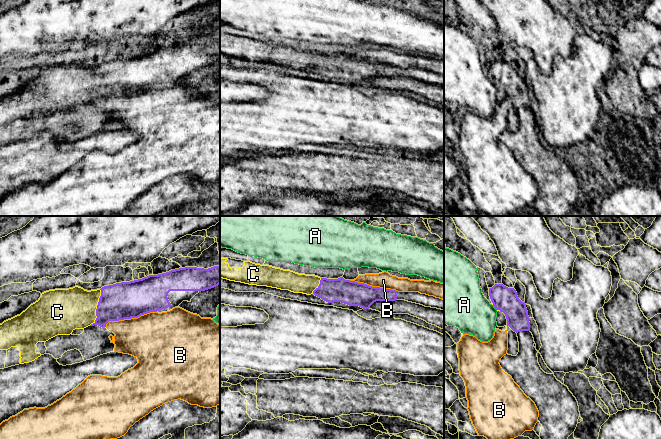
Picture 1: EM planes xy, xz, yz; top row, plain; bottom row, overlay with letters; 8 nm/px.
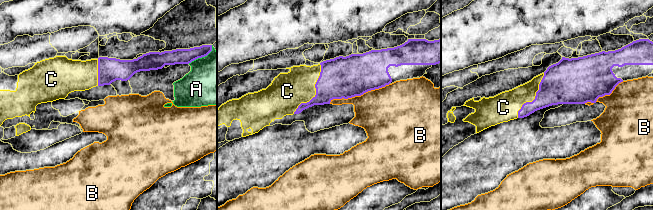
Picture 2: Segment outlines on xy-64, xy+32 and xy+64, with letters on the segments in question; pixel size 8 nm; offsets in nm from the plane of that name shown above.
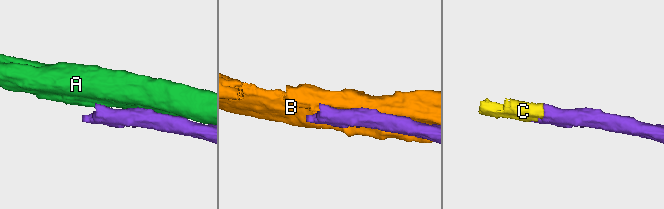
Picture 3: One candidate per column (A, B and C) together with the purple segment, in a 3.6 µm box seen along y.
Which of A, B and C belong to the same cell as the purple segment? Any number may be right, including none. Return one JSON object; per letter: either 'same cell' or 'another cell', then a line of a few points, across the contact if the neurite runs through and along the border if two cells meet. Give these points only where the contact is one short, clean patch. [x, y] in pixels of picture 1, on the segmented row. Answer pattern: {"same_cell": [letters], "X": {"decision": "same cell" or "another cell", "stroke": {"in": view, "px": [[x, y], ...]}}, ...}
{"same_cell": ["C"], "A": {"decision": "another cell"}, "B": {"decision": "another cell"}, "C": {"decision": "same cell"}}

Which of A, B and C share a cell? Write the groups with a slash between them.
A / B / C

